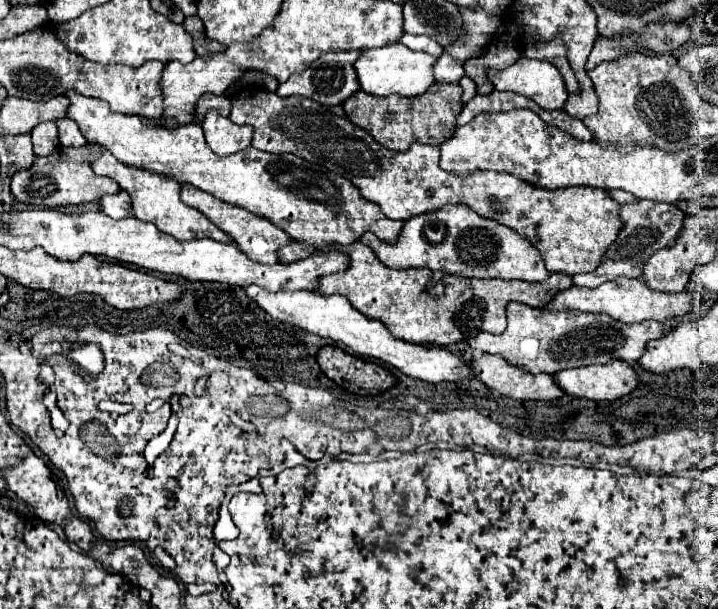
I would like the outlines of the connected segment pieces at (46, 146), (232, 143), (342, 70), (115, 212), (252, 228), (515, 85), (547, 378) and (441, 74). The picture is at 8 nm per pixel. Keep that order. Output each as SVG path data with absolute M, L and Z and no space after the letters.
M54 121L38 124L30 133L34 155L46 157L58 147L58 127Z
M214 109L208 111L202 129L208 147L218 155L230 155L246 149L254 133L250 125L236 125L228 117L218 115Z
M330 51L330 53L324 53L304 73L292 75L286 83L280 83L276 93L280 97L302 95L302 97L308 97L308 99L318 101L322 105L328 105L328 107L342 105L348 97L352 97L360 89L360 83L356 81L356 69L354 69L356 57L360 57L360 51L338 51L338 53Z
M120 191L116 195L104 195L100 203L102 203L102 211L112 219L132 217L132 203L126 191Z
M182 185L182 201L188 207L194 207L200 213L204 213L212 223L216 223L222 231L226 231L236 241L236 245L240 247L242 253L246 253L250 259L254 259L258 263L266 263L266 265L278 263L278 249L292 243L292 239L280 227L276 227L272 221L268 221L268 219L264 219L260 215L254 215L254 213L250 213L246 209L228 205L228 203L224 203L224 201L220 201L220 199L192 187L192 185Z
M518 59L514 65L510 65L504 71L488 71L488 77L498 91L520 93L520 95L536 101L542 109L548 109L548 111L562 109L562 105L566 103L566 97L568 97L568 91L566 91L566 85L564 85L564 79L560 75L560 71L546 61Z
M482 355L472 361L472 369L488 389L512 399L554 401L564 395L552 375L526 373L500 355Z
M442 53L434 67L434 77L438 83L458 83L464 77L464 67L456 63L448 53Z

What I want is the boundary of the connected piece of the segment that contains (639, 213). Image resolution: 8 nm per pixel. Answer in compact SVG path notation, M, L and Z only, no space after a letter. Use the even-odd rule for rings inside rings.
M638 199L638 203L634 203L634 205L622 205L620 217L624 221L624 227L622 227L618 239L614 241L614 245L608 249L602 265L594 273L574 275L572 277L574 285L598 287L604 281L612 281L616 277L642 277L642 267L648 261L648 257L652 253L656 253L658 249L670 247L676 241L676 237L682 229L684 213L670 203L654 203L654 201Z

